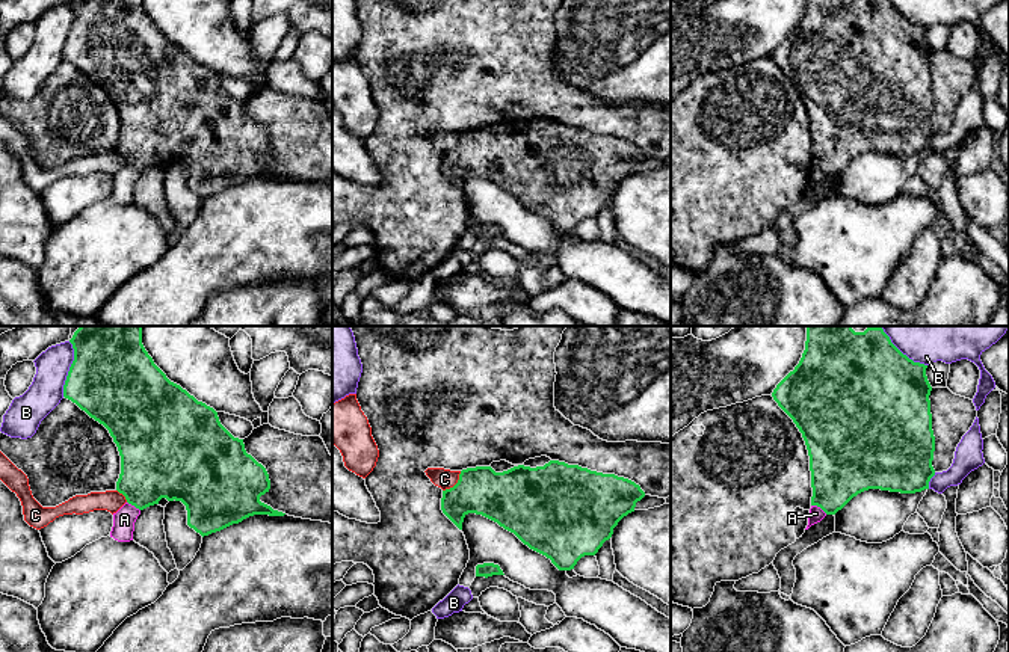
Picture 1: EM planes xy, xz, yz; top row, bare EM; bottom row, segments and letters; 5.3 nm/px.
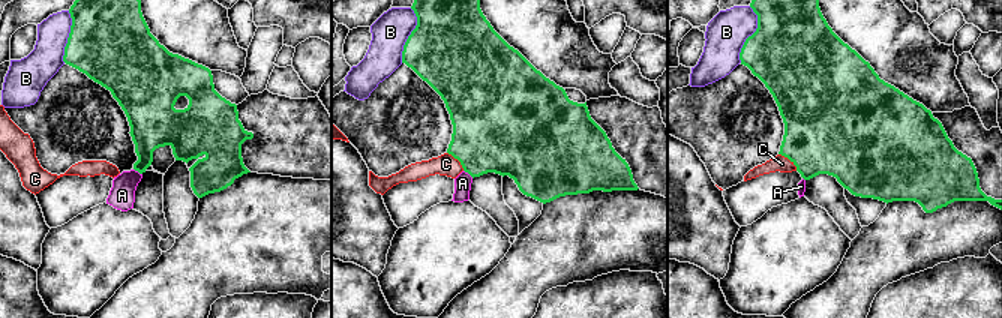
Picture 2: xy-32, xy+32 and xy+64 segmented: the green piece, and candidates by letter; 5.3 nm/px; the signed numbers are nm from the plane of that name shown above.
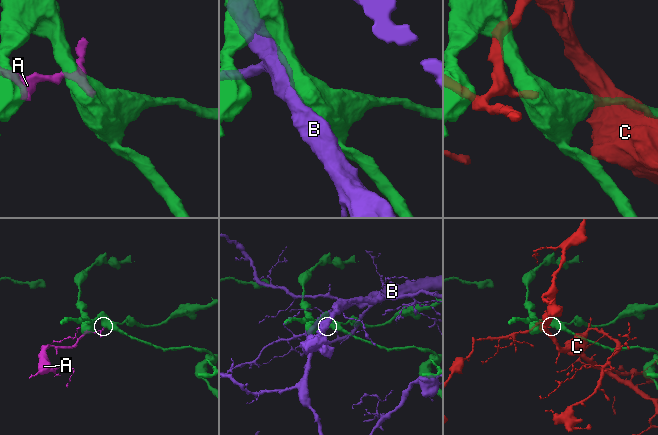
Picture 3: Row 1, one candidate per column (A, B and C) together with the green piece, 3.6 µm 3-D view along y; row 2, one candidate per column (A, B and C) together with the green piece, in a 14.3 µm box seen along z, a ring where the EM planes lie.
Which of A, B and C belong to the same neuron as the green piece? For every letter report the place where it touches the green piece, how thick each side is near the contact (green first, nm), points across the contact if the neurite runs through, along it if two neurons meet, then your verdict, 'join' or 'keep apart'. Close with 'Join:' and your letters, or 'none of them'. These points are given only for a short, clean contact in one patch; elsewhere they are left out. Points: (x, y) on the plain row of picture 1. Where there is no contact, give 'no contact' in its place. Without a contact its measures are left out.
A: yz (819, 168) | 340/80 nm | along yz (811, 166), (816, 166), (826, 175) | keep apart
B: xy (70, 30) | 460/180 nm | keep apart
C: xz (456, 145) | 260/110 nm | keep apart
Join: none of them

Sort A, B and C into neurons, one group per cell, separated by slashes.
A / B / C

